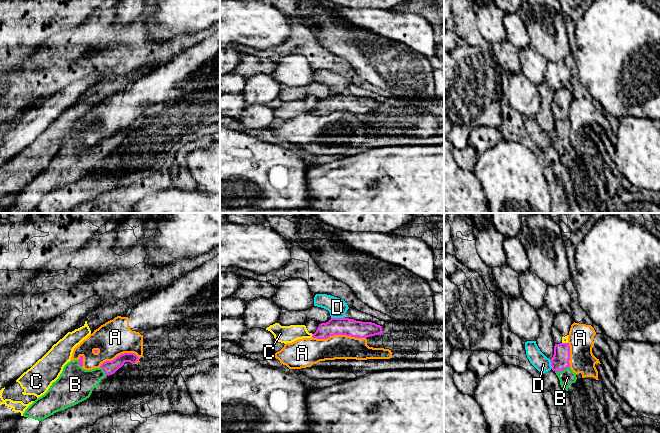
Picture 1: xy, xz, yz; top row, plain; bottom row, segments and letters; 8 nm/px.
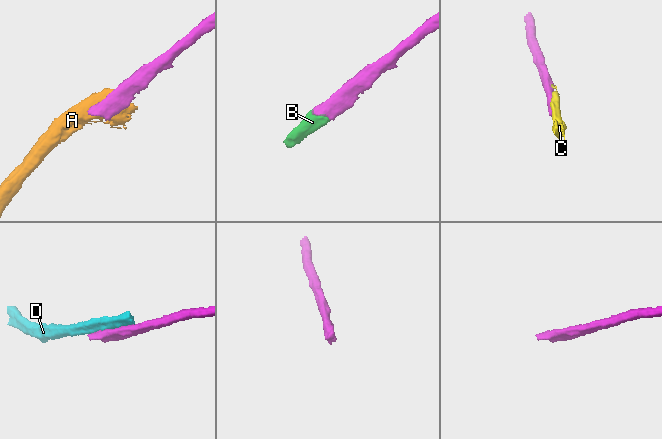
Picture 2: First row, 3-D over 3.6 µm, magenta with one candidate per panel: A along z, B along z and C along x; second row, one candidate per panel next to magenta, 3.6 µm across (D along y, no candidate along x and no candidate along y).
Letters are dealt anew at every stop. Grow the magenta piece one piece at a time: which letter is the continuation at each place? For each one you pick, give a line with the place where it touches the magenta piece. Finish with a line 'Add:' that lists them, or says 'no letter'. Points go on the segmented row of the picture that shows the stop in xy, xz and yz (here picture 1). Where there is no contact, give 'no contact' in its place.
B: yz (562, 370)
Add: B

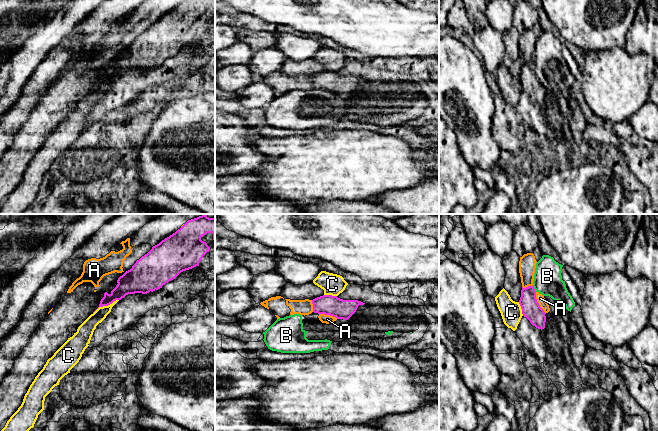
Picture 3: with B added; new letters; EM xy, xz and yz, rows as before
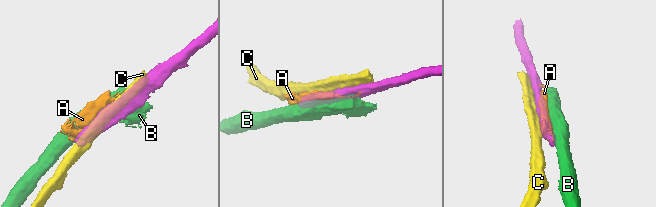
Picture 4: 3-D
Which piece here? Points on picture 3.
Add: no letter

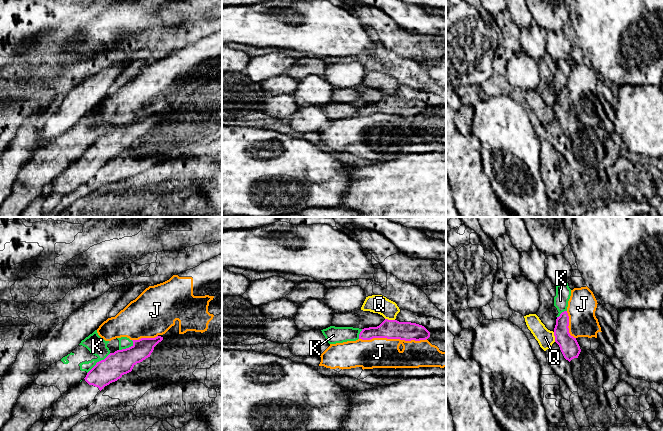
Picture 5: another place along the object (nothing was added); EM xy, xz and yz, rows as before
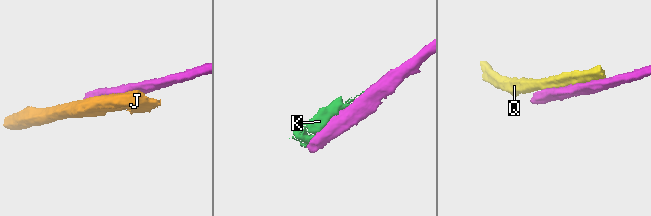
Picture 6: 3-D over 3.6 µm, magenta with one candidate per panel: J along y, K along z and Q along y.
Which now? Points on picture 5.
Add: no letter

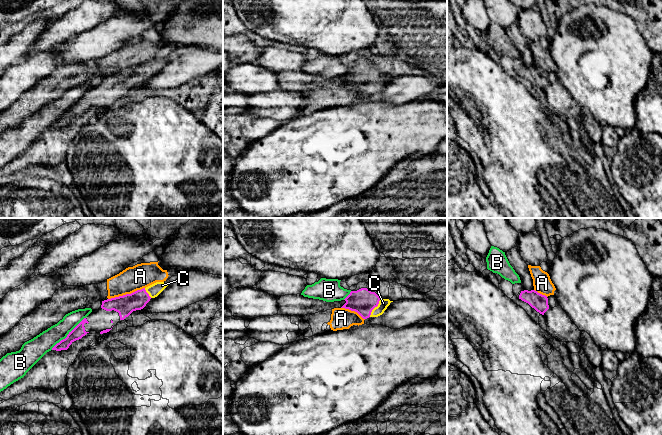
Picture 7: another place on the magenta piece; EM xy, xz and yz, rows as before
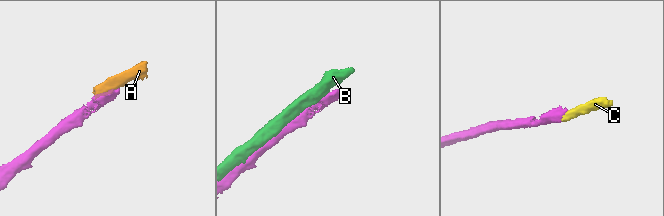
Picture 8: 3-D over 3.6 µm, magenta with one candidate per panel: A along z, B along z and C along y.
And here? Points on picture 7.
C: xz (374, 307)
Add: C

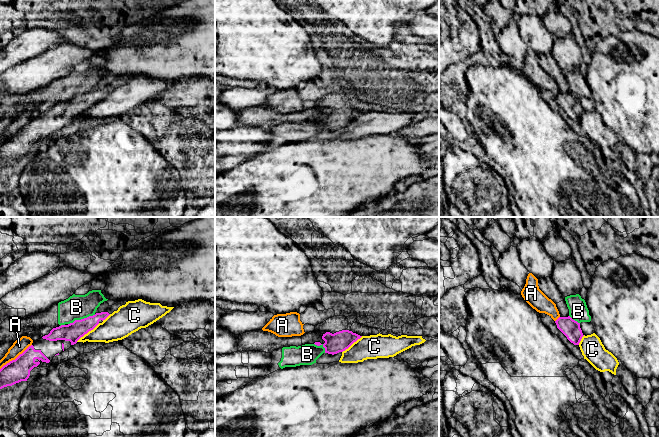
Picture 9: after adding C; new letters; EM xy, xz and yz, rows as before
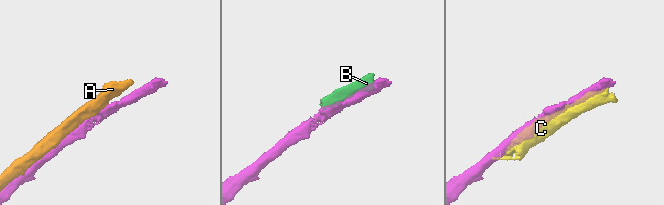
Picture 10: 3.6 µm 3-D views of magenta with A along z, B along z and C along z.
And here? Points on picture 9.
Add: no letter

